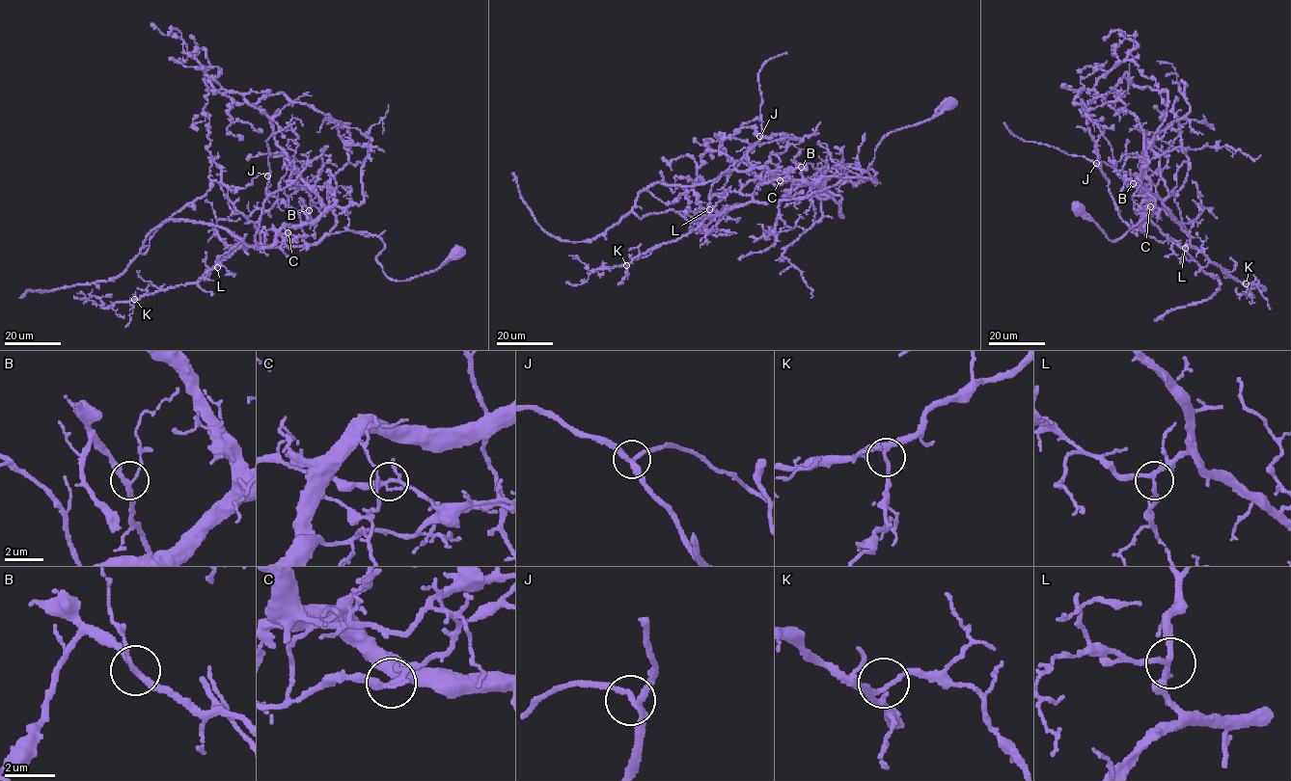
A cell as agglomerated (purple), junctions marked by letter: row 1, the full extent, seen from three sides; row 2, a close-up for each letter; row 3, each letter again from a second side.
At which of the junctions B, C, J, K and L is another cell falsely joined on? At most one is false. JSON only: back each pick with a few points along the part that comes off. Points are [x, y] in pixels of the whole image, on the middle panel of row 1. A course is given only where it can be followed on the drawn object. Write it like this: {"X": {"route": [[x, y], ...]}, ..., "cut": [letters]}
{"C": {"route": [[780, 180], [787, 174], [732, 170], [638, 194], [641, 220], [674, 210], [700, 230]]}, "cut": ["C"]}

